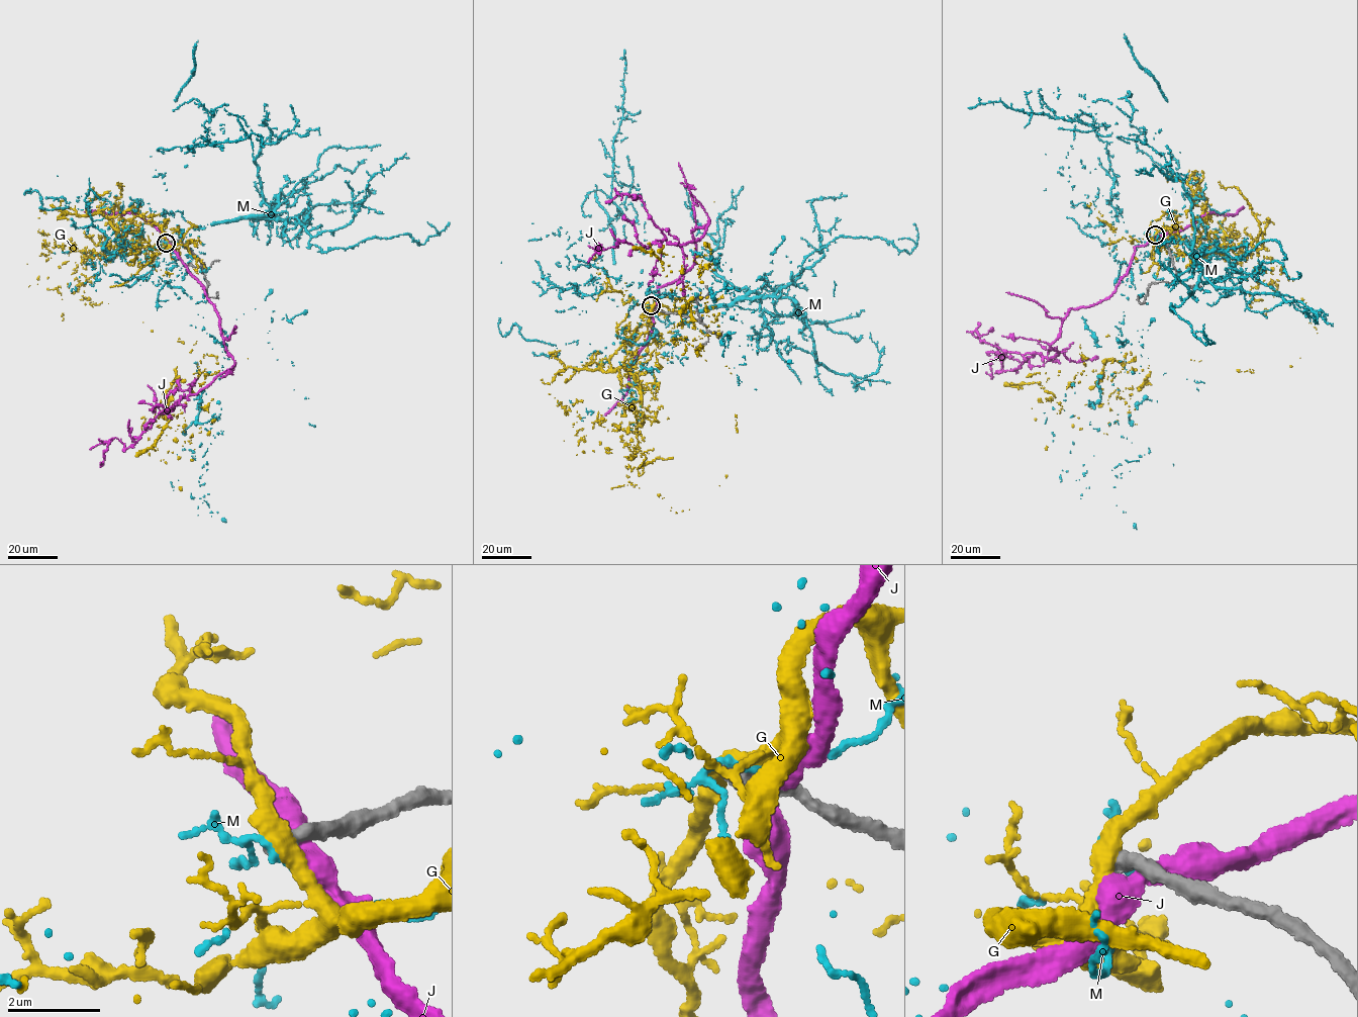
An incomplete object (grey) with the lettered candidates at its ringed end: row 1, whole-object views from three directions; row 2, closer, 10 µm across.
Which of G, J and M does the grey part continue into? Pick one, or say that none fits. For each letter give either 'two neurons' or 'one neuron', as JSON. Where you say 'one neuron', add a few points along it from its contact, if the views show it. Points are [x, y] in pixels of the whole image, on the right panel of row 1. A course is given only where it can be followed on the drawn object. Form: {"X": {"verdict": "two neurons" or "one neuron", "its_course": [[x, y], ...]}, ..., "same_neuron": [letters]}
{"G": {"verdict": "two neurons"}, "J": {"verdict": "two neurons"}, "M": {"verdict": "two neurons"}, "same_neuron": []}

